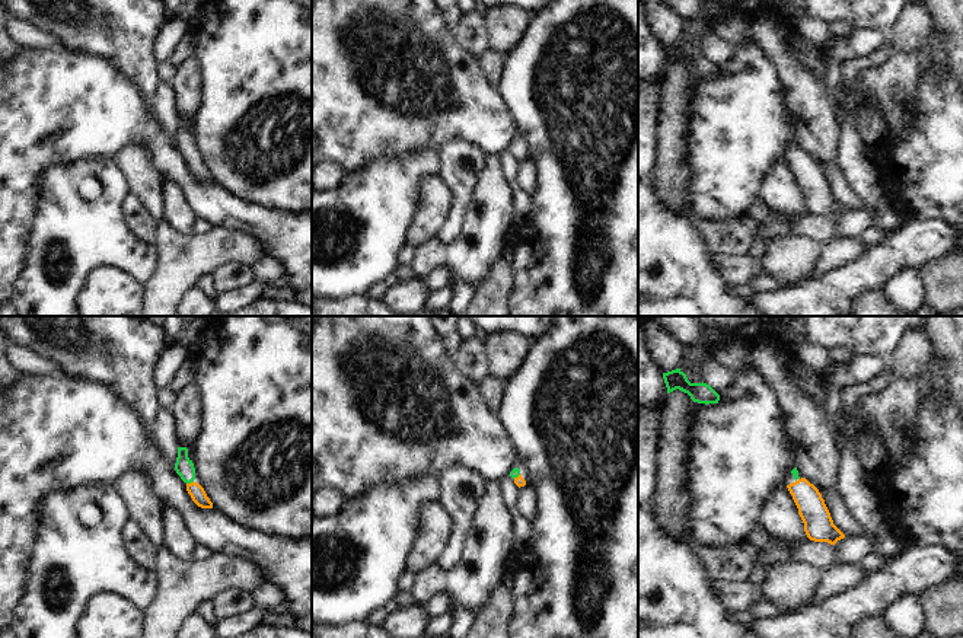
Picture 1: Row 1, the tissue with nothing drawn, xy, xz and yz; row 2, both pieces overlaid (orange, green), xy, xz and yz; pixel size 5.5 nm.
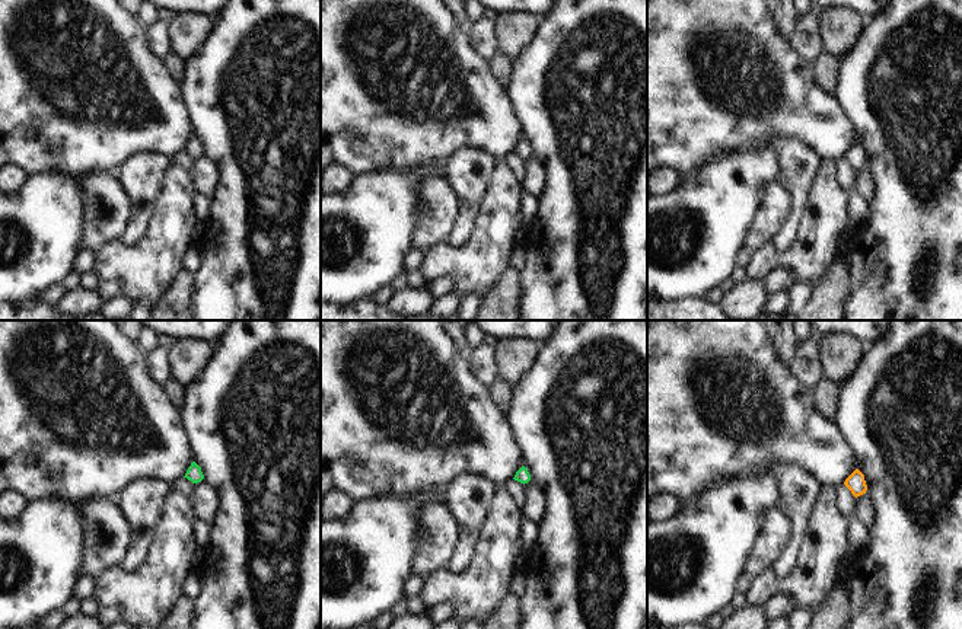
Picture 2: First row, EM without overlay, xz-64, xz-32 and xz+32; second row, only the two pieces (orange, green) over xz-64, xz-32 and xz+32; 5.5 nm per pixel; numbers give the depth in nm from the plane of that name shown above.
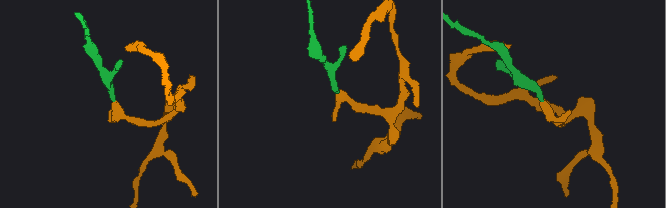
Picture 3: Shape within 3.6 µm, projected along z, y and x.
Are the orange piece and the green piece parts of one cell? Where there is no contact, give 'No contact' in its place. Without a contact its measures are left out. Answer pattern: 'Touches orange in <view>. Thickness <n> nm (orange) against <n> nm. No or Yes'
Touches orange in xy. Thickness 90 nm (orange) against 100 nm. Yes

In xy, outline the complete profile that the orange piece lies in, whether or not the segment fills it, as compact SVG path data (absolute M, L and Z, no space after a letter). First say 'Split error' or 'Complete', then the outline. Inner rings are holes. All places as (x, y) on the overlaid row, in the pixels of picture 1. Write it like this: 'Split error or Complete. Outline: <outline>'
Split error. Outline: M178 447L175 470L181 476L181 479L186 484L186 491L191 495L192 501L201 508L213 508L213 503L207 497L204 488L194 481L195 468L192 460L188 457L186 447Z

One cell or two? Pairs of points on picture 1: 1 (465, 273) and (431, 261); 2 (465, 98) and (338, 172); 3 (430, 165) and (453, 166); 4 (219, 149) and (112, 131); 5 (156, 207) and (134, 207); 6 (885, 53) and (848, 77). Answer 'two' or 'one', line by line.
1: one
2: two
3: two
4: two
5: two
6: one

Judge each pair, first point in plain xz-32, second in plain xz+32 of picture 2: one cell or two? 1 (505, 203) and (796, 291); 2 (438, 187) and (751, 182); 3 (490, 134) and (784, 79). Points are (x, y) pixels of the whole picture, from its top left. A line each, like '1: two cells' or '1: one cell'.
1: two cells
2: two cells
3: one cell

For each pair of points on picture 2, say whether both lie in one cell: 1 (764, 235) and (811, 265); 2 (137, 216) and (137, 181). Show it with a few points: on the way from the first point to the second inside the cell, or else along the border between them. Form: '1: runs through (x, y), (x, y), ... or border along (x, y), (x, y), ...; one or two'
1: border along (771, 243), (755, 252); two
2: runs through (137, 207), (137, 190); one

